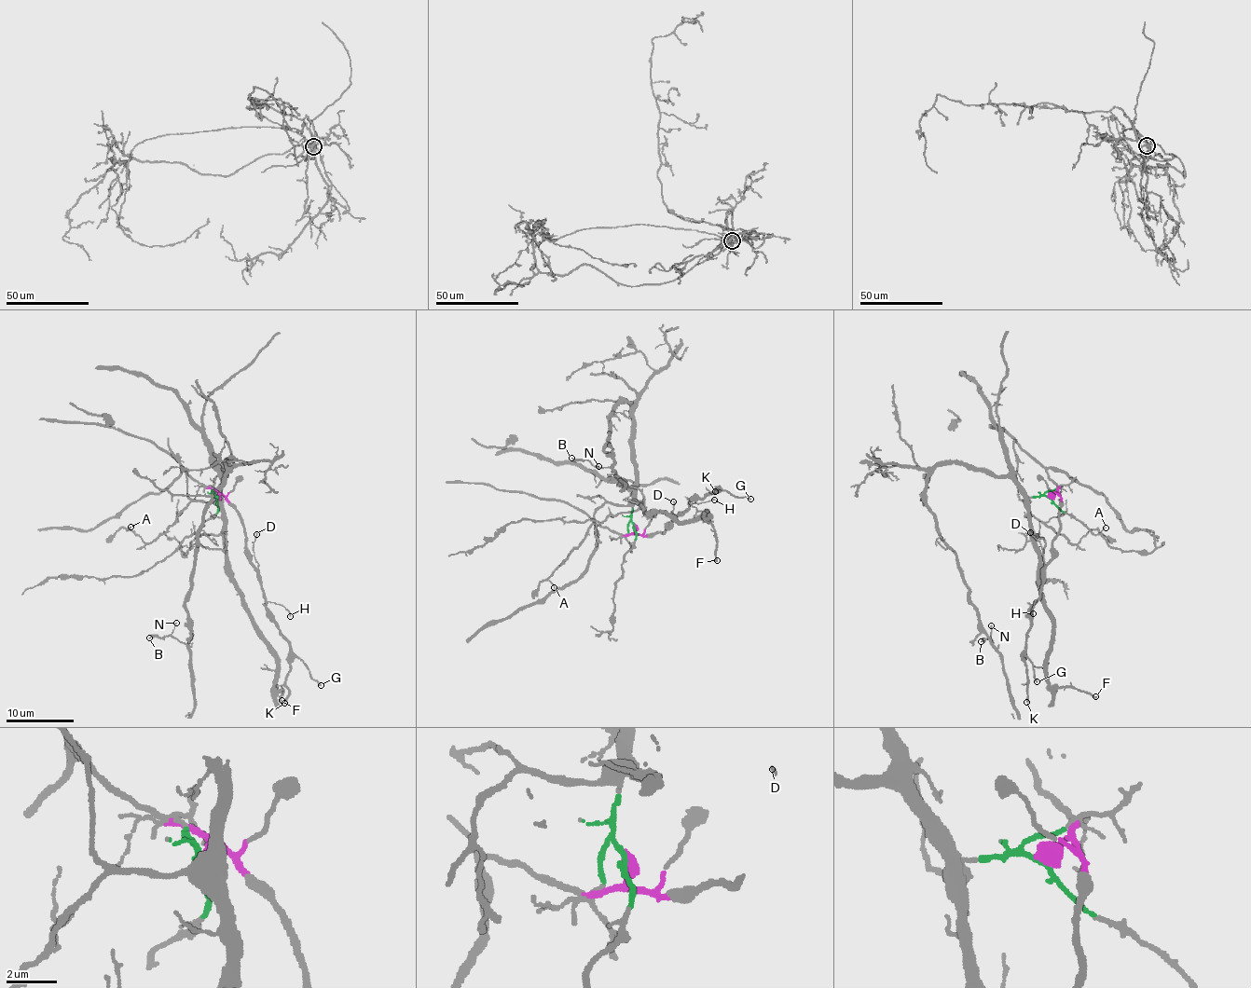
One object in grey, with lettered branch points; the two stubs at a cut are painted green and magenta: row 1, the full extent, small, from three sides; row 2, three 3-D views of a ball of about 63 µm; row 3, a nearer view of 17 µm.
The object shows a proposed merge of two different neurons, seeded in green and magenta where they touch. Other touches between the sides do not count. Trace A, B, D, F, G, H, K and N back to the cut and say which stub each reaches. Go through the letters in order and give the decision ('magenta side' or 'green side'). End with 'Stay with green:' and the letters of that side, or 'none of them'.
A: green side
B: green side
D: magenta side
F: green side
G: magenta side
H: magenta side
K: magenta side
N: green side
Stay with green: A, B, F, N

